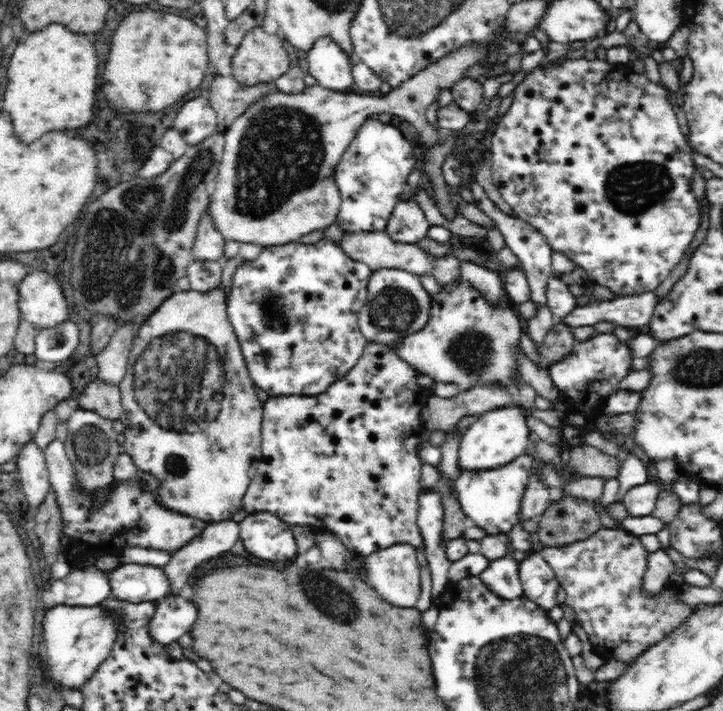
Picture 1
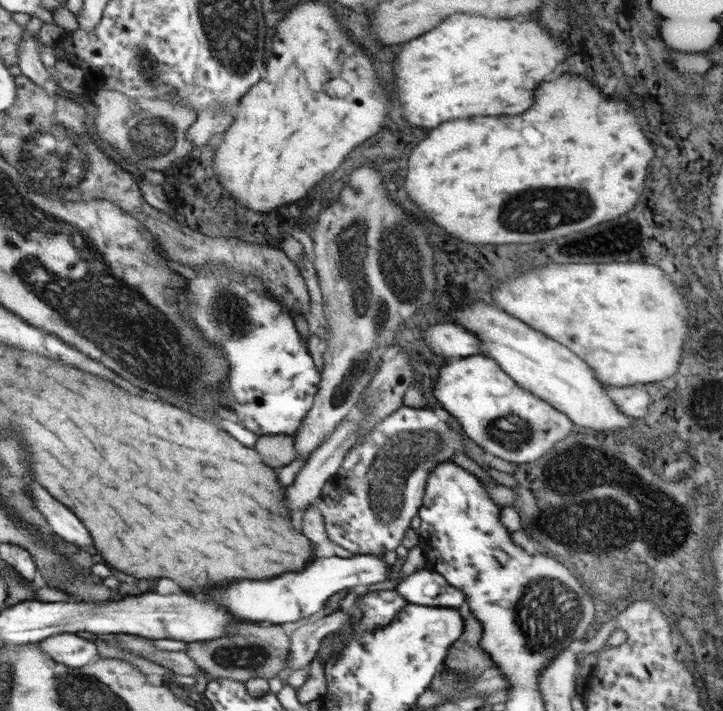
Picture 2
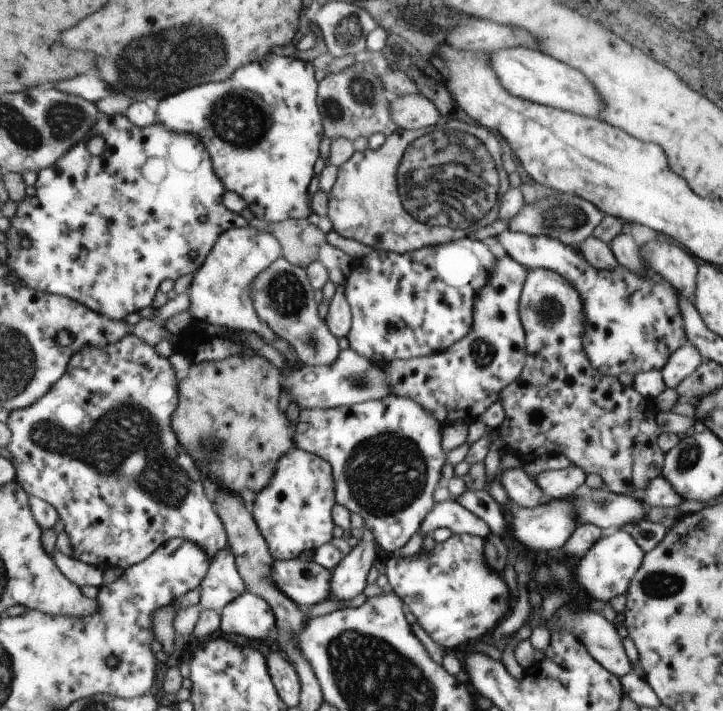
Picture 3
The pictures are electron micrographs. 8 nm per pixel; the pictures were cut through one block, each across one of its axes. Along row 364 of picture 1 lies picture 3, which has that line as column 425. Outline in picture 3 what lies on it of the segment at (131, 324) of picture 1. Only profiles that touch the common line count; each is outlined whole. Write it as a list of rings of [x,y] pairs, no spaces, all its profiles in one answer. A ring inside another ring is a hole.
[[[418,93],[392,97],[389,108],[397,129],[408,131],[436,126],[439,117],[433,103]]]

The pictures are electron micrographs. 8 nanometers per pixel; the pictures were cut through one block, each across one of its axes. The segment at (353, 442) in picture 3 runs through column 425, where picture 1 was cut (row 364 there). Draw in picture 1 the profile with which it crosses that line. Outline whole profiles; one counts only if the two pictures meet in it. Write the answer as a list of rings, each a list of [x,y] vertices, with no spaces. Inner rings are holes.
[[[463,280],[461,284],[448,286],[440,294],[430,294],[432,304],[429,305],[428,324],[420,332],[406,336],[403,343],[396,350],[404,362],[416,368],[419,374],[428,374],[440,382],[456,382],[462,390],[474,385],[483,385],[484,382],[500,382],[510,384],[514,376],[515,362],[513,354],[520,347],[519,340],[520,319],[512,310],[502,306],[502,310],[492,310],[490,305],[481,297],[481,294]]]

